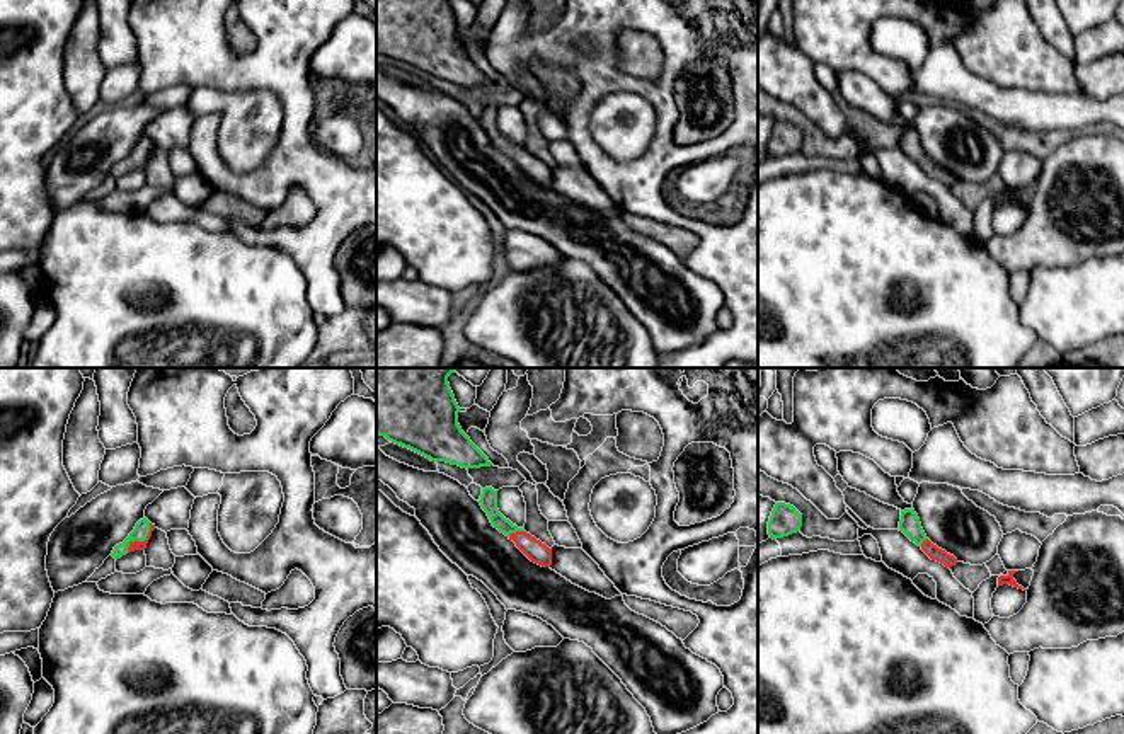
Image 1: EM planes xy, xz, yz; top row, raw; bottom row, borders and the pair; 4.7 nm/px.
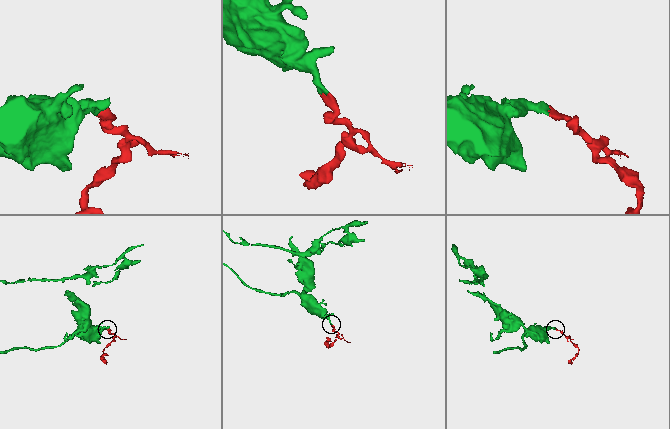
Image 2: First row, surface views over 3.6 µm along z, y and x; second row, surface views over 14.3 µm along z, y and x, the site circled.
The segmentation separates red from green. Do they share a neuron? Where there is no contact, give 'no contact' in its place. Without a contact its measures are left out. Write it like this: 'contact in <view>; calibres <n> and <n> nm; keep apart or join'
contact in xy; calibres 50 and 70 nm; join

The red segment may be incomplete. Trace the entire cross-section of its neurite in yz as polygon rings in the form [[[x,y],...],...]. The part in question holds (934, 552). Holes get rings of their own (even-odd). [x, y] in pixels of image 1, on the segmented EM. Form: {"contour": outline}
{"contour": [[[915,509],[901,511],[899,531],[903,531],[911,542],[915,542],[932,560],[937,560],[949,569],[957,564],[957,559],[954,555],[938,548],[926,538]]]}

